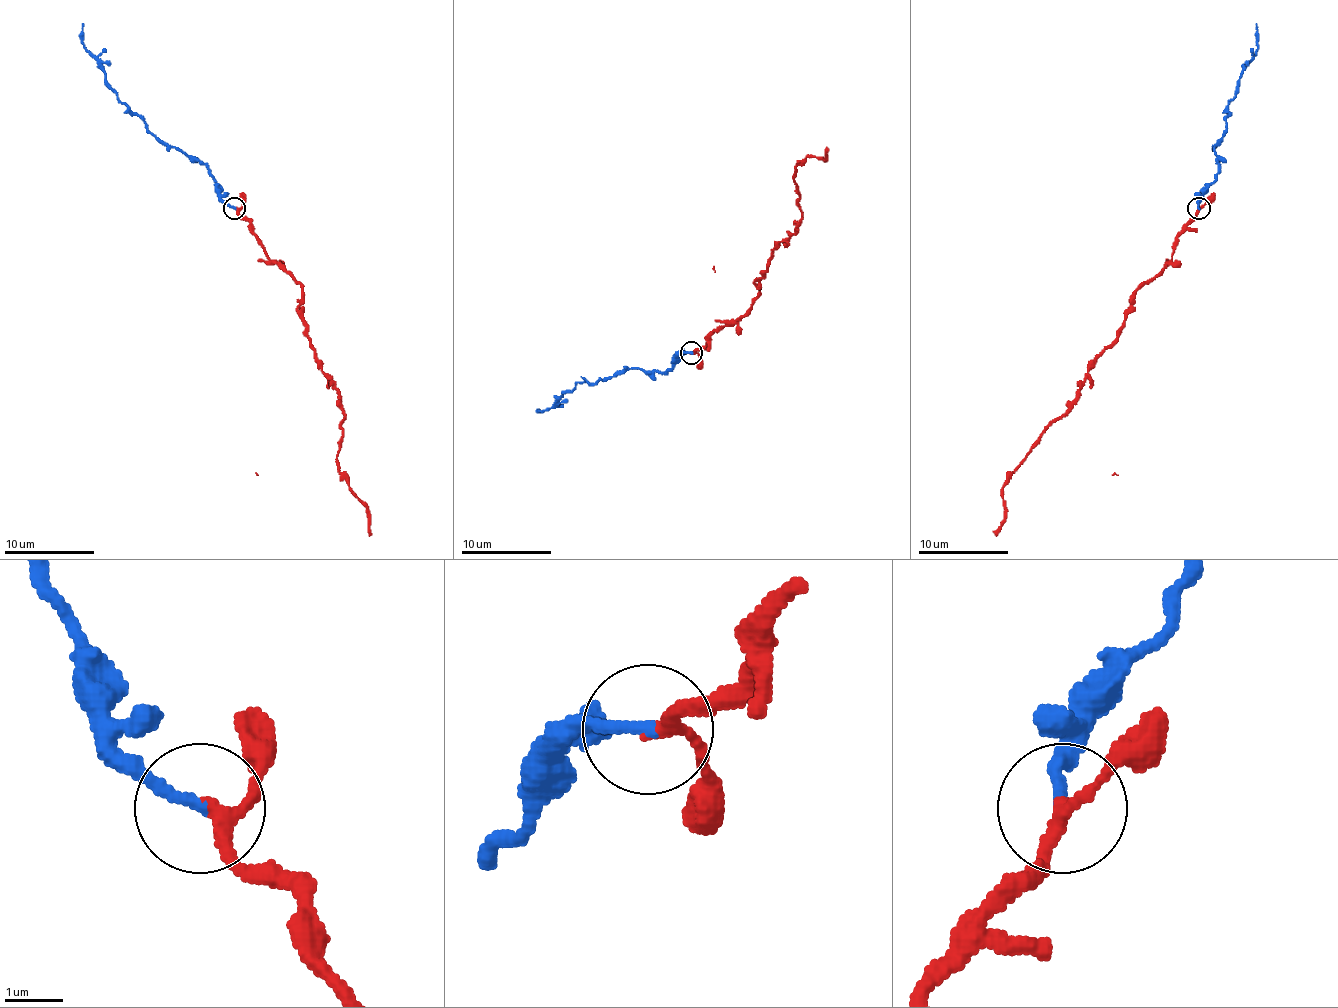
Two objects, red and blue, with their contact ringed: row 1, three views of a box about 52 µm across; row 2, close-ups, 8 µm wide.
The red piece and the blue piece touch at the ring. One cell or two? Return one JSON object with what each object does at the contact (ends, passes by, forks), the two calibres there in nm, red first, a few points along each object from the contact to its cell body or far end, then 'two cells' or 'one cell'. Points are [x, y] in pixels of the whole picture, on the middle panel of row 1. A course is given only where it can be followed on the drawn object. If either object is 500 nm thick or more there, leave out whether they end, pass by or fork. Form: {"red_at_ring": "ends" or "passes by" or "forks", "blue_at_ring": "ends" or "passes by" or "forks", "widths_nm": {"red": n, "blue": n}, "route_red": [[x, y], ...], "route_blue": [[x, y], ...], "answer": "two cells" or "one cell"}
{"red_at_ring": "passes by", "blue_at_ring": "ends", "widths_nm": {"red": 200, "blue": 220}, "route_red": [[692, 352], [750, 307], [775, 246], [802, 217], [795, 168], [806, 156], [824, 159], [829, 150]], "route_blue": [[692, 352], [683, 352], [667, 372], [626, 368], [593, 384], [579, 381], [541, 411]], "answer": "one cell"}

